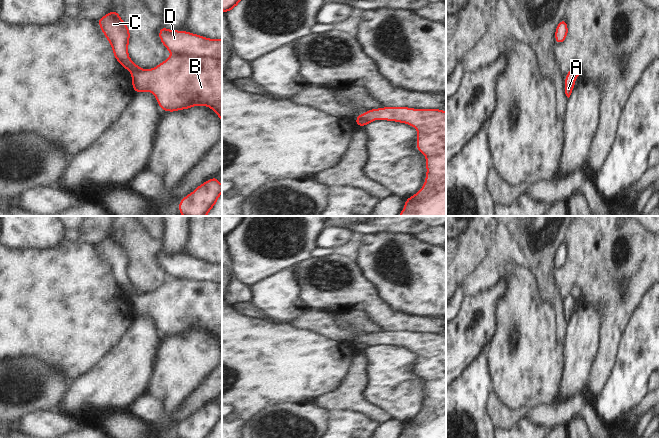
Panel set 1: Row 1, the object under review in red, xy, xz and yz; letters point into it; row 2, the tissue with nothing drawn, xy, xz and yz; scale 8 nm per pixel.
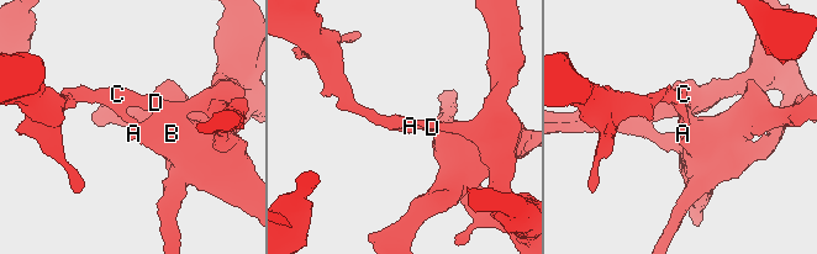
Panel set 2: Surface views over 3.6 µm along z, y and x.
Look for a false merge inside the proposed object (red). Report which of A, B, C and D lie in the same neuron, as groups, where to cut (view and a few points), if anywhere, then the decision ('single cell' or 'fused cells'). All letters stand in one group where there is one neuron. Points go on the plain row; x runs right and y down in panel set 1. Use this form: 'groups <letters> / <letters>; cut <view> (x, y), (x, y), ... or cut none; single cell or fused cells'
groups A B / C D; cut xy (185, 280), (218, 281), (221, 283); fused cells

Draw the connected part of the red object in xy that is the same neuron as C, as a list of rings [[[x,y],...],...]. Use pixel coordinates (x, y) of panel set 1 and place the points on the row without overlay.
[[[116,234],[107,237],[105,240],[97,243],[97,246],[110,266],[113,279],[119,288],[128,295],[135,297],[141,296],[140,290],[136,289],[128,279],[128,269],[130,264],[130,254],[126,247],[120,242]]]

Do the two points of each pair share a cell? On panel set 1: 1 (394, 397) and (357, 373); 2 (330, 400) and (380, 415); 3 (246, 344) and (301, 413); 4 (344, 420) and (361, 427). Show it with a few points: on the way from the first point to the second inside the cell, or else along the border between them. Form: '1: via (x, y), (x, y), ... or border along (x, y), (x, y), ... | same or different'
1: border along (366, 357), (368, 365), (366, 396), (374, 403) | different
2: via (342, 400), (356, 400), (368, 408) | same
3: border along (311, 402), (307, 404), (279, 403), (270, 407) | different
4: via (348, 424), (351, 427), (357, 427) | same

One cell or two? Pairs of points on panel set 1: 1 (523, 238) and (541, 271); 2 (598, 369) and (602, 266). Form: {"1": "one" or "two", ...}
{"1": "one", "2": "one"}

